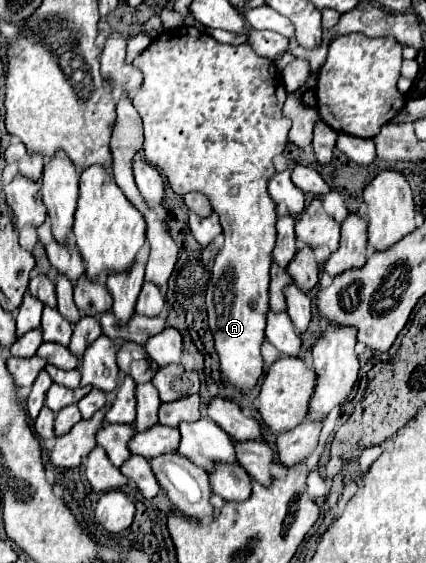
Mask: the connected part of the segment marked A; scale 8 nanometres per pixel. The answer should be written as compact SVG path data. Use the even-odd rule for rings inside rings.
M180 27L180 29L174 29L174 31L172 29L162 31L162 35L158 35L144 49L144 53L134 59L134 65L144 75L142 87L134 95L134 107L136 107L136 111L140 113L140 117L144 121L144 145L142 145L142 149L144 149L146 159L156 169L160 169L162 175L166 175L166 181L168 181L170 189L176 195L184 195L184 193L190 193L190 191L204 193L210 199L212 211L220 217L220 225L222 225L222 231L224 231L224 247L220 249L220 253L214 259L212 279L210 279L208 291L206 291L206 311L208 311L210 329L214 333L214 345L216 345L216 351L218 351L218 357L220 357L220 369L222 369L224 379L228 383L232 383L234 387L238 387L242 391L248 391L248 389L252 389L256 385L258 377L262 375L262 363L264 363L264 359L260 355L260 345L262 345L264 327L266 327L264 317L266 317L266 311L268 311L268 279L270 279L272 249L276 245L276 227L274 227L276 225L276 203L268 195L266 185L268 185L268 179L274 175L274 163L272 161L274 161L276 155L280 155L284 151L286 141L288 141L288 131L290 131L290 125L292 125L292 121L282 115L282 105L286 101L286 89L284 89L282 73L278 71L278 67L276 67L274 61L256 55L248 43L238 45L238 47L234 47L234 45L222 45L214 37L210 37L208 33L198 31L196 27Z

